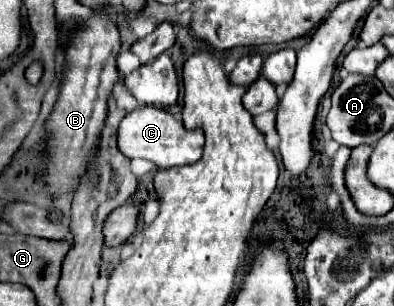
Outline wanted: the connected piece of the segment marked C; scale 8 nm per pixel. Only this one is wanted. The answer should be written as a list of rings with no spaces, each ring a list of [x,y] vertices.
[[[144,107],[128,113],[118,127],[118,149],[130,159],[142,157],[152,161],[160,169],[196,163],[202,155],[202,147],[204,147],[202,129],[186,129],[182,119],[176,119],[172,113],[158,107]]]

